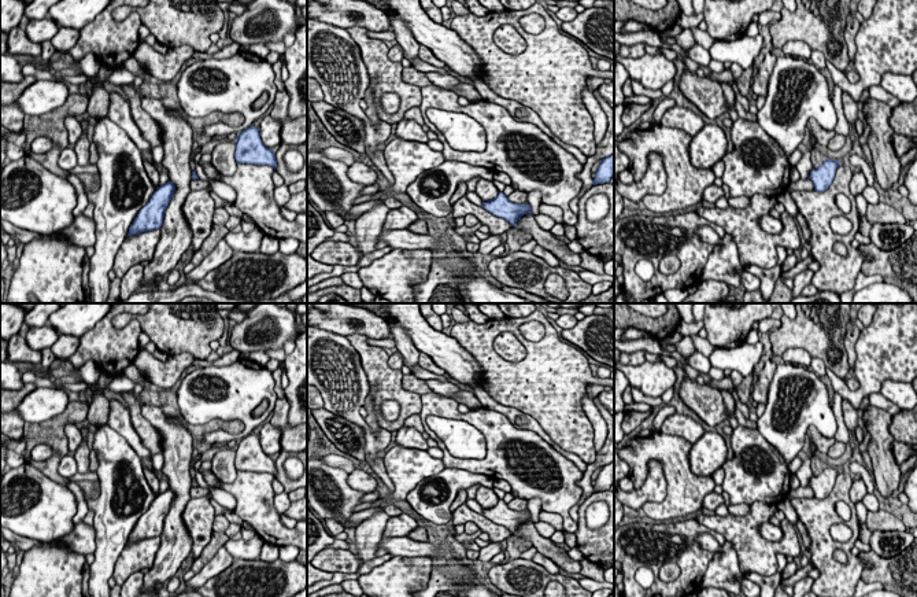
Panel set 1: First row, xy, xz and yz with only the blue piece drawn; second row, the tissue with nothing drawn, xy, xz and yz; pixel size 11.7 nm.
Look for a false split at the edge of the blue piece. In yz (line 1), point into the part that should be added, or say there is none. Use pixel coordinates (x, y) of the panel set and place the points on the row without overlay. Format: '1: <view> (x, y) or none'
1: none

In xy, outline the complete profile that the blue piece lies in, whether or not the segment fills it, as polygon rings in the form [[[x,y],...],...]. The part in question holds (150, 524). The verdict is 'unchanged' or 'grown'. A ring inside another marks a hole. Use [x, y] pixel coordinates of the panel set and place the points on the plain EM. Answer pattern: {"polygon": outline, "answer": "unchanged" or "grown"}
{"polygon": [[[171,489],[158,494],[149,509],[138,519],[137,524],[129,535],[127,543],[138,542],[152,537],[160,537],[164,517],[169,513],[174,498],[175,493]]], "answer": "unchanged"}

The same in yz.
{"polygon": [[[825,467],[820,475],[810,479],[809,486],[814,493],[814,498],[824,500],[828,497],[828,494],[832,491],[832,487],[835,486],[835,480],[839,472],[839,468]]], "answer": "unchanged"}

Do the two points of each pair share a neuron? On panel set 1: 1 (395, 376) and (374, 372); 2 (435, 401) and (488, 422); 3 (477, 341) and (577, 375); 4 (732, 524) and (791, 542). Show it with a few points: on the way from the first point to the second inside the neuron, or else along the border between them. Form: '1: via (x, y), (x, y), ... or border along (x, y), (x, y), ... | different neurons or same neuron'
1: via (389, 376), (380, 375) | same neuron
2: via (448, 409), (458, 416), (474, 417) | same neuron
3: via (499, 367), (507, 375), (551, 375) | same neuron
4: via (747, 540), (754, 546), (776, 546) | same neuron

